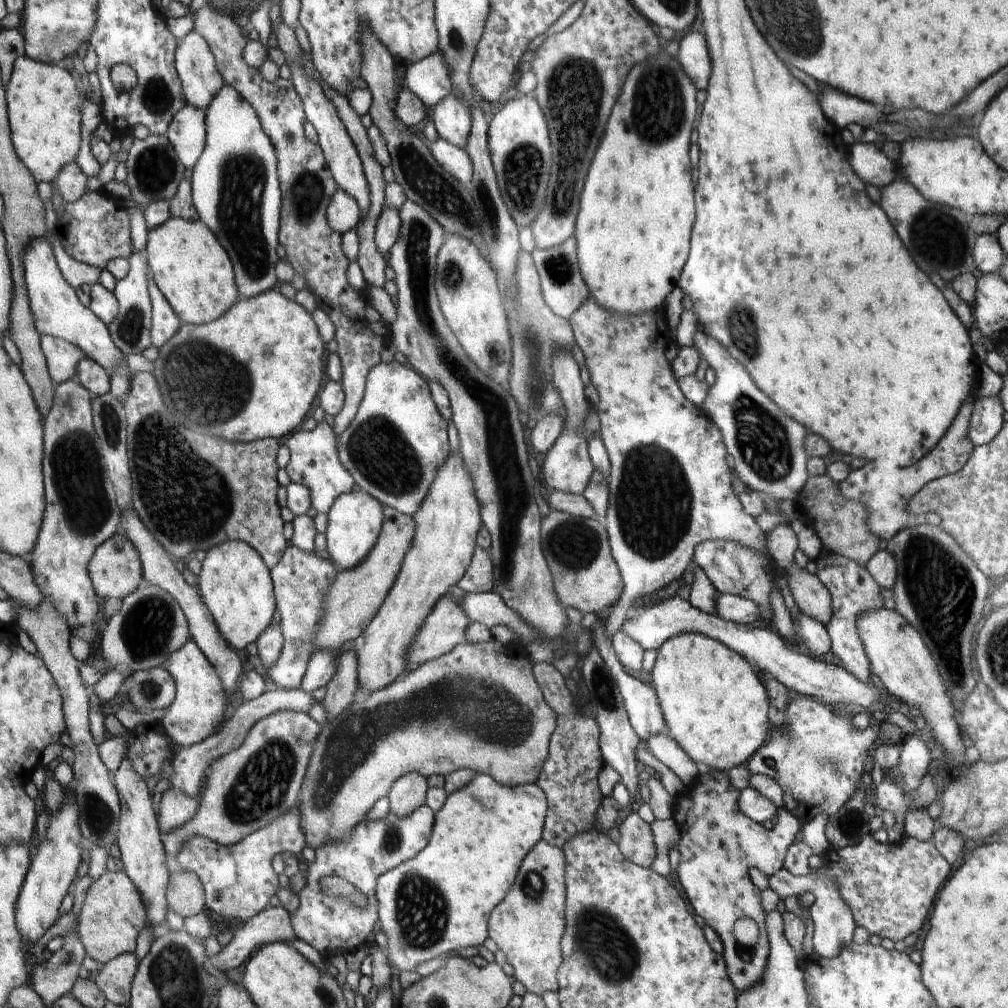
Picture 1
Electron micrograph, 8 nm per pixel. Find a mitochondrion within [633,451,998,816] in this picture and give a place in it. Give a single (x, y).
(940, 589)

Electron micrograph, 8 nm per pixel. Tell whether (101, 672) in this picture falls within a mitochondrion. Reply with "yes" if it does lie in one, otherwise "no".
no

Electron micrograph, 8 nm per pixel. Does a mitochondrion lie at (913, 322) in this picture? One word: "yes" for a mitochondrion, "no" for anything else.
no

